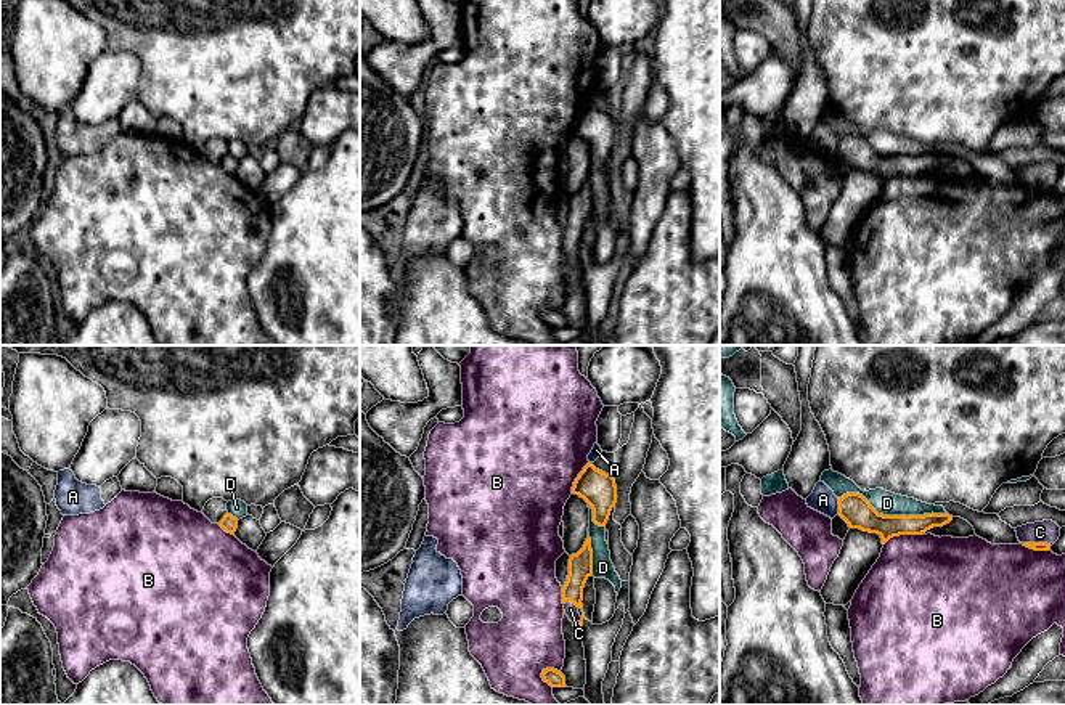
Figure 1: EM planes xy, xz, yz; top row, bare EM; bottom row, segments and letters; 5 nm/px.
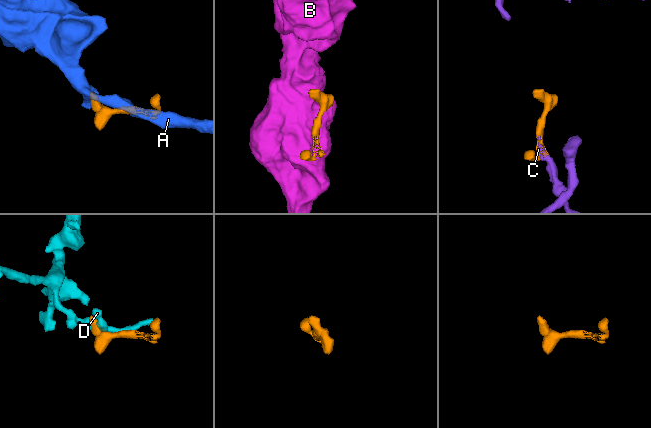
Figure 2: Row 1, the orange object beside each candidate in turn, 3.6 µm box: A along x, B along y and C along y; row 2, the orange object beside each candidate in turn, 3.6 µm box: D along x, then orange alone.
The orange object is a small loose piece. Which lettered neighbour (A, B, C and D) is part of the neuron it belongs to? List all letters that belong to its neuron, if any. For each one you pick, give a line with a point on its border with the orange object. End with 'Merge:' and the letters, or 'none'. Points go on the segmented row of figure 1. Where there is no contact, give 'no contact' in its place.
C: meets orange in yz at (1038, 543)
Merge: C

